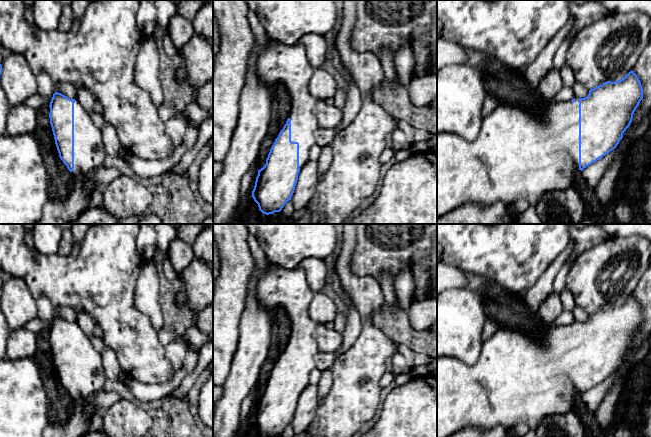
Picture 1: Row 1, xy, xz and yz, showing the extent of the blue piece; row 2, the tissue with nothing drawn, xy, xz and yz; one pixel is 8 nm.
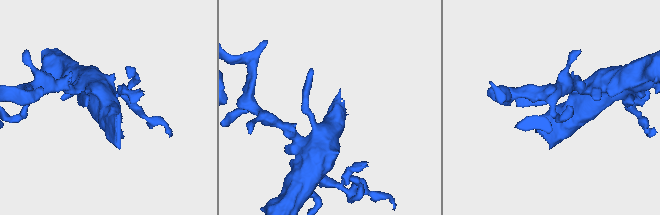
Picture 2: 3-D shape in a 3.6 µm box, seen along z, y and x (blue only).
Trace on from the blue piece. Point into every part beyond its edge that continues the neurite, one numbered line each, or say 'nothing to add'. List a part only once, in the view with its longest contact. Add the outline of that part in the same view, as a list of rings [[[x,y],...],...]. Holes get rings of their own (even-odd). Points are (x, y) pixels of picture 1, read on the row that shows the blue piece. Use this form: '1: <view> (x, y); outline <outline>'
1: xy (89, 152); outline [[[77,99],[74,103],[74,169],[71,172],[75,177],[79,174],[86,174],[103,165],[107,154],[105,151],[101,129],[91,120],[90,115],[85,111]]]

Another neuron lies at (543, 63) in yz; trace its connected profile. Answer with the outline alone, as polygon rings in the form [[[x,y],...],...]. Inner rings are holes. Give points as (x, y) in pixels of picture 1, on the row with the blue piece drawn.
[[[570,14],[565,25],[550,39],[535,60],[523,70],[533,90],[538,90],[541,79],[553,68],[555,53],[574,27],[575,21],[576,17]]]

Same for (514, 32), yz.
[[[437,0],[437,18],[442,22],[445,39],[524,70],[565,25],[570,16],[569,4],[589,1],[602,3],[609,13],[639,10],[651,16],[651,0]]]

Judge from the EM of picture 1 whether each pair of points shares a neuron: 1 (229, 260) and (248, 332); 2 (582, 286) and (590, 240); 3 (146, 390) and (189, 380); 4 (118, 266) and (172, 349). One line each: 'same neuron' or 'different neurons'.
1: different neurons
2: different neurons
3: different neurons
4: different neurons

